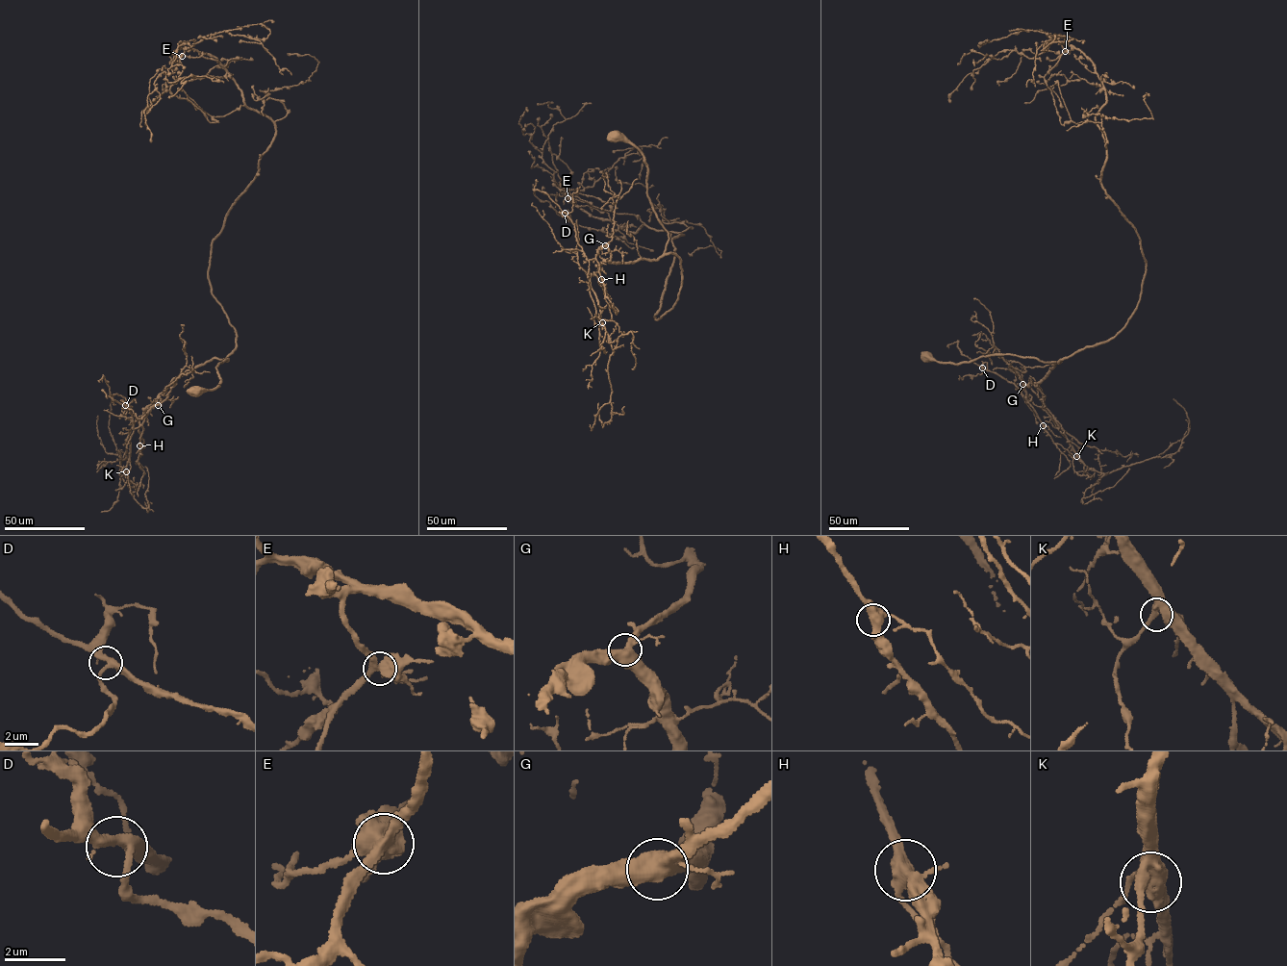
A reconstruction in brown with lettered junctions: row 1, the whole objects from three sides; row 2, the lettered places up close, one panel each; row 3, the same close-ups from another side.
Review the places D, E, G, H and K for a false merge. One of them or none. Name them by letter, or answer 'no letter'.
no letter

